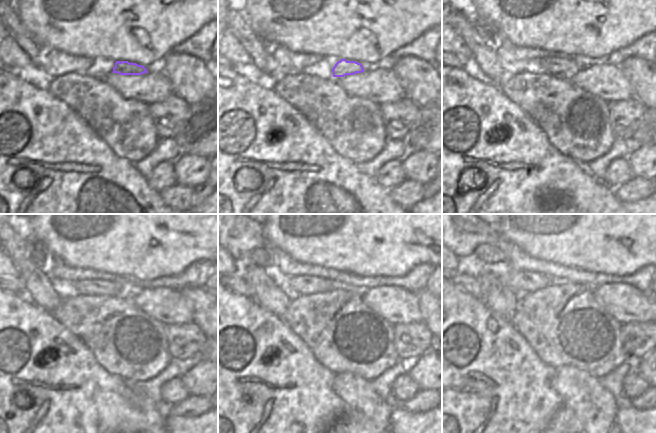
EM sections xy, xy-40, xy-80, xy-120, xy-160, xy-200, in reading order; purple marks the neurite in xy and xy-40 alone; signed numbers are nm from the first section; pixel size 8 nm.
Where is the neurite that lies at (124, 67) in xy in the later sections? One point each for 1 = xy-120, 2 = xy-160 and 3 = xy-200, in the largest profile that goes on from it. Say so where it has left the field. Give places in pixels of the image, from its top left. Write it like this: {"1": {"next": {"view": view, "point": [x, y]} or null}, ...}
{"1": {"next": {"view": "xy-120", "point": [87, 286]}}, "2": {"next": {"view": "xy-160", "point": [303, 285]}}, "3": {"next": {"view": "xy-200", "point": [520, 281]}}}

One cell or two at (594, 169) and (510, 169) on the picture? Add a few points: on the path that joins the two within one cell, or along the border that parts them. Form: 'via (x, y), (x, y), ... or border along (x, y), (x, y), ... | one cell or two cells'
border along (580, 166), (600, 181) | two cells

